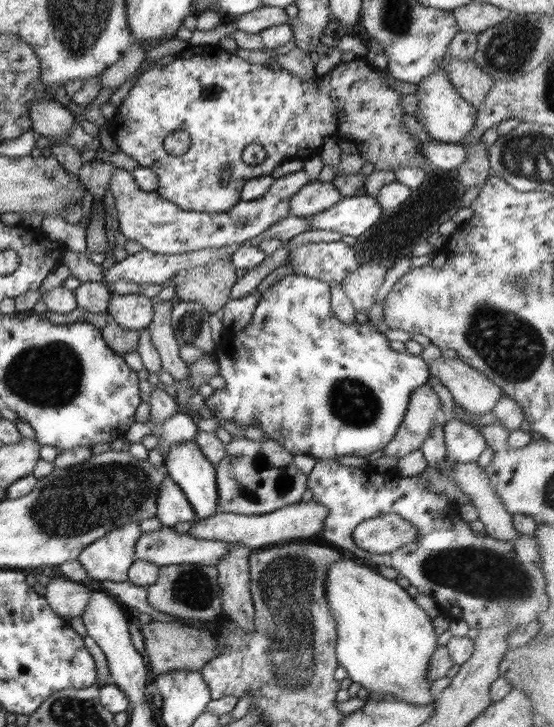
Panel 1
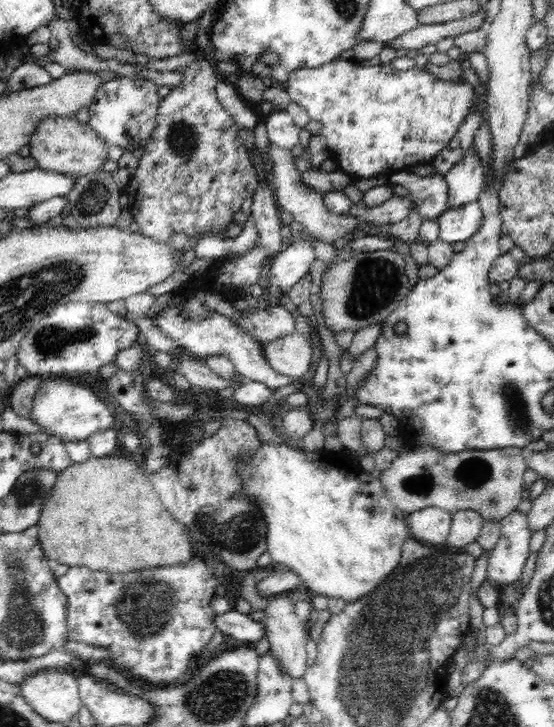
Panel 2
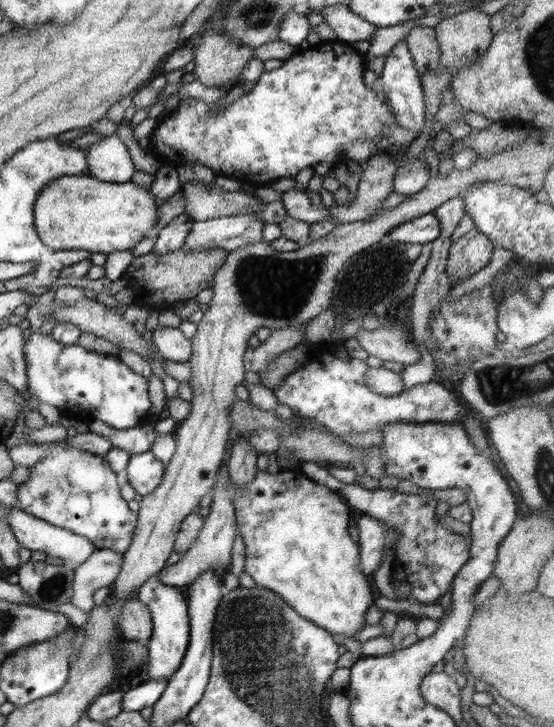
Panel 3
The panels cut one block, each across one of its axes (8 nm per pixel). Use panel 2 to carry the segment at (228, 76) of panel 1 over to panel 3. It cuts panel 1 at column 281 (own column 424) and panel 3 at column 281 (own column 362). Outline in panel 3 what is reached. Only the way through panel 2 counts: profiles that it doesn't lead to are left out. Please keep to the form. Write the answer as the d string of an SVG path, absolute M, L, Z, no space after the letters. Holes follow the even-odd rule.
M338 39L324 41L305 51L301 50L283 62L276 70L265 71L258 81L231 105L218 107L213 111L212 103L204 103L198 98L186 95L168 117L157 121L150 134L152 155L164 165L188 166L203 164L217 175L233 177L242 184L271 184L279 178L295 177L304 168L314 168L318 164L334 162L337 168L346 162L346 144L358 138L371 140L372 155L388 153L377 148L379 136L386 125L395 124L394 113L386 100L380 100L372 88L364 83L367 69L363 55L351 44Z

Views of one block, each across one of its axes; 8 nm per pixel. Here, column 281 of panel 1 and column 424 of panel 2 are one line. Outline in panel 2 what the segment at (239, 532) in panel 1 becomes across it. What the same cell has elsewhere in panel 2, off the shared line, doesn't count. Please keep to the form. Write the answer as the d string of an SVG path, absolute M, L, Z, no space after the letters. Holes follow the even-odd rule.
M434 507L422 508L406 514L411 537L422 544L423 542L434 545L445 544L450 536L452 515L447 510Z

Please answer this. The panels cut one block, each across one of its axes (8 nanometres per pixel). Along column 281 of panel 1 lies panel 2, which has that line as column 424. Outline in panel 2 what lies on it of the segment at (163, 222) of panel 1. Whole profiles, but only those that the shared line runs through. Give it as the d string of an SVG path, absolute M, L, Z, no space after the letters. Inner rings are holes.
M408 169L395 171L388 176L388 184L400 184L410 191L423 220L437 219L447 210L448 183L441 174L434 173L422 178Z

